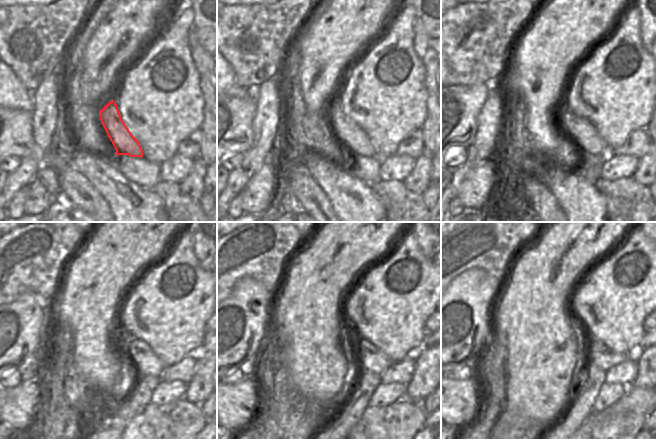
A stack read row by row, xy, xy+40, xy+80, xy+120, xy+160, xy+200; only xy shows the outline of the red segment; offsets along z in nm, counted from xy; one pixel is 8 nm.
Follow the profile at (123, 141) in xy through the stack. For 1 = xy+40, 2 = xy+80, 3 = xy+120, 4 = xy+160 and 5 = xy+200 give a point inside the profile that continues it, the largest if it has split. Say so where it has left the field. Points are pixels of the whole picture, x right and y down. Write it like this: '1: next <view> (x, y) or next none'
1: next xy+40 (344, 128)
2: next xy+80 (583, 133)
3: next xy+120 (143, 359)
4: next xy+160 (370, 358)
5: next xy+200 (604, 358)

